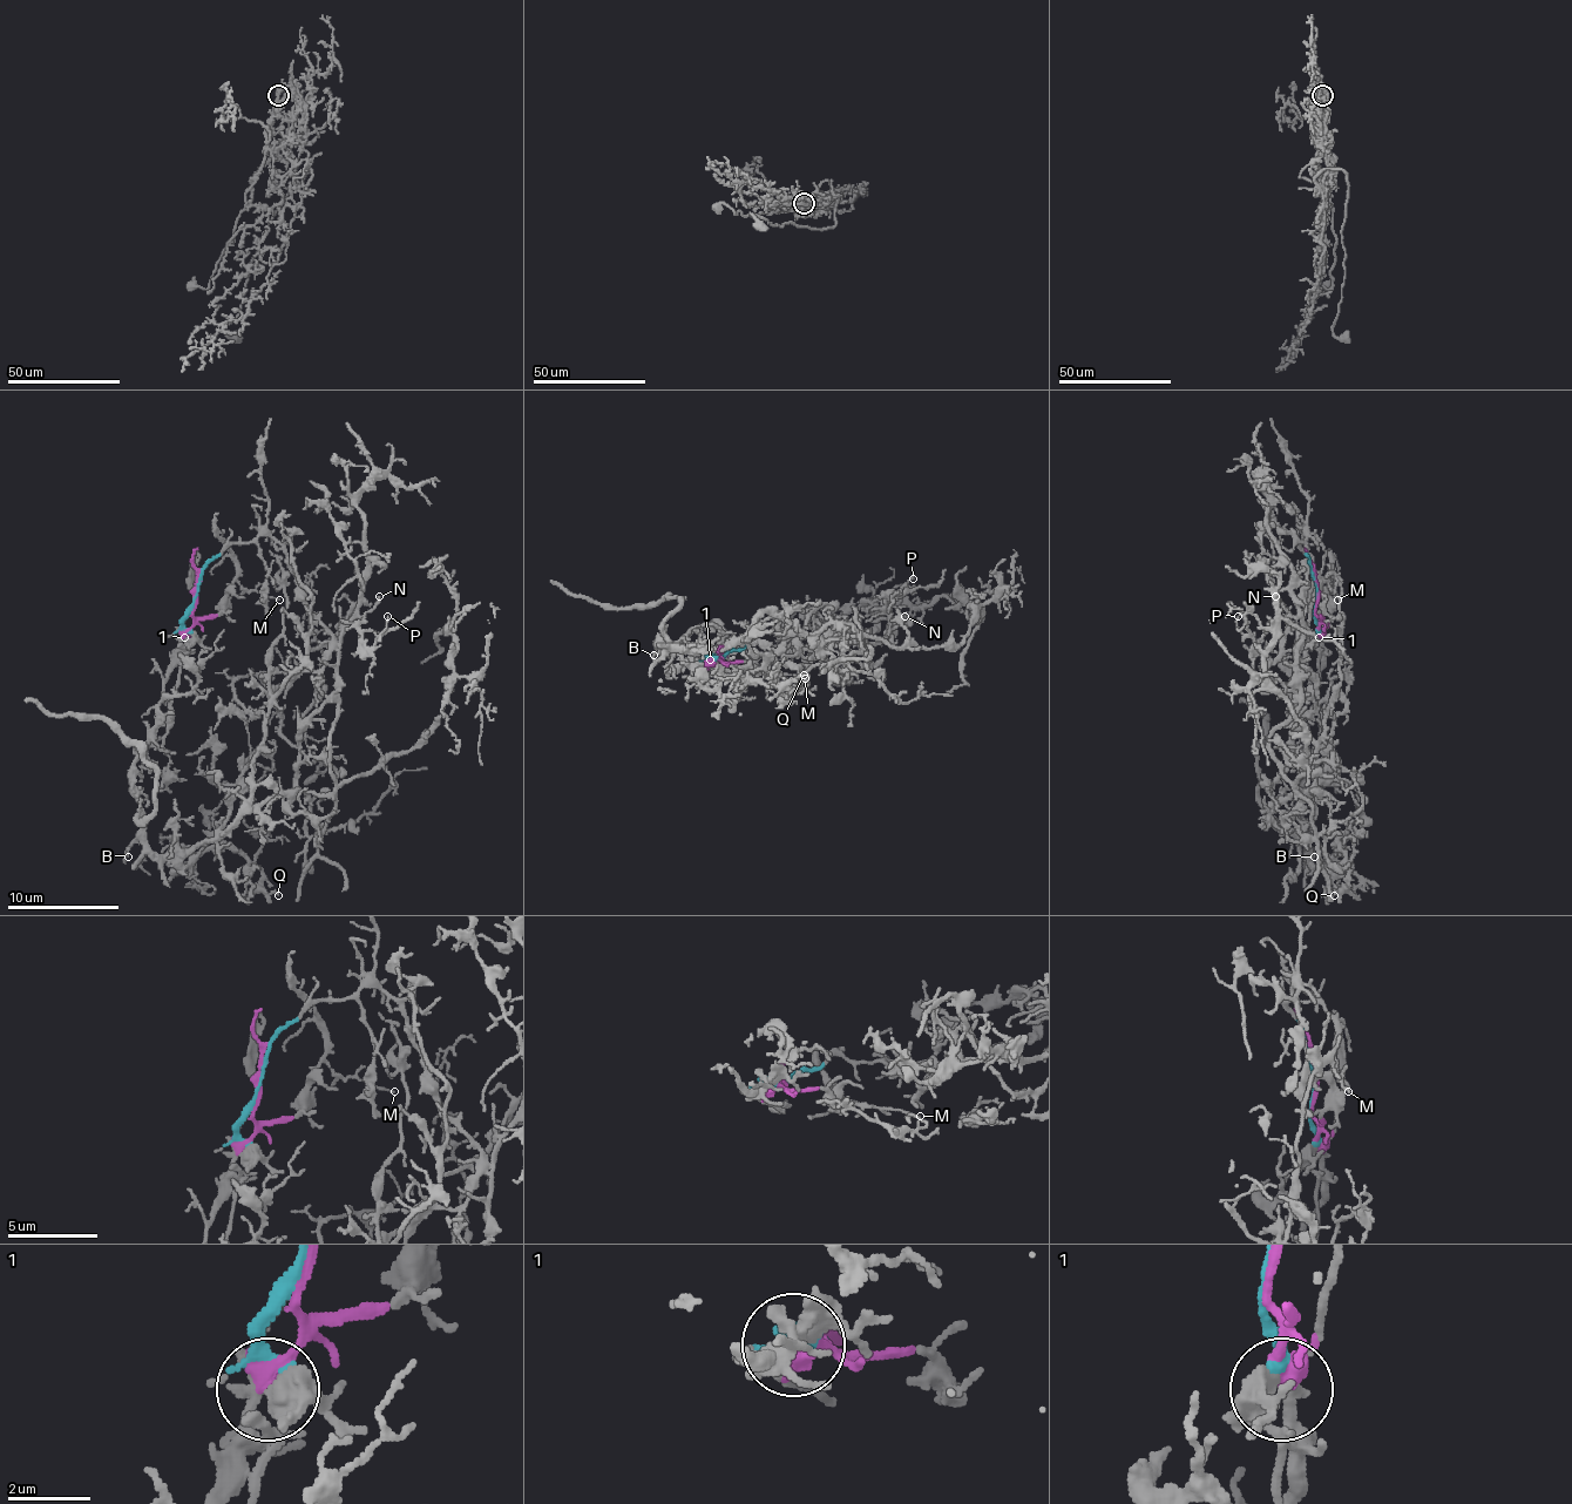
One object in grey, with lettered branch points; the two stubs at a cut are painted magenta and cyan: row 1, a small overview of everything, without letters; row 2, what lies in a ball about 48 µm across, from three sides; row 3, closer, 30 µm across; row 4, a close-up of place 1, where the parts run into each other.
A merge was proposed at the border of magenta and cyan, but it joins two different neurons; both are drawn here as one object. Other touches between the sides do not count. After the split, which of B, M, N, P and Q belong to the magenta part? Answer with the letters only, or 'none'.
B, M, Q

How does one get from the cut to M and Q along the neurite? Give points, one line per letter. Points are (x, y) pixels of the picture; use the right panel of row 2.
M: (1316, 593), (1316, 612), (1322, 618), (1325, 587), (1330, 582), (1339, 598)
Q: (1316, 593), (1322, 665), (1300, 704), (1300, 824), (1316, 865), (1341, 848), (1347, 885), (1333, 895)

